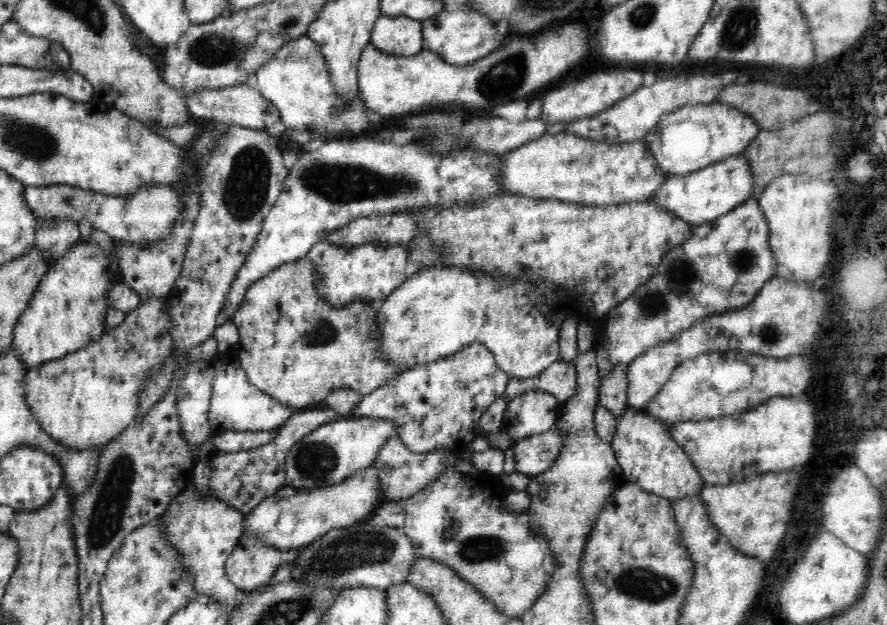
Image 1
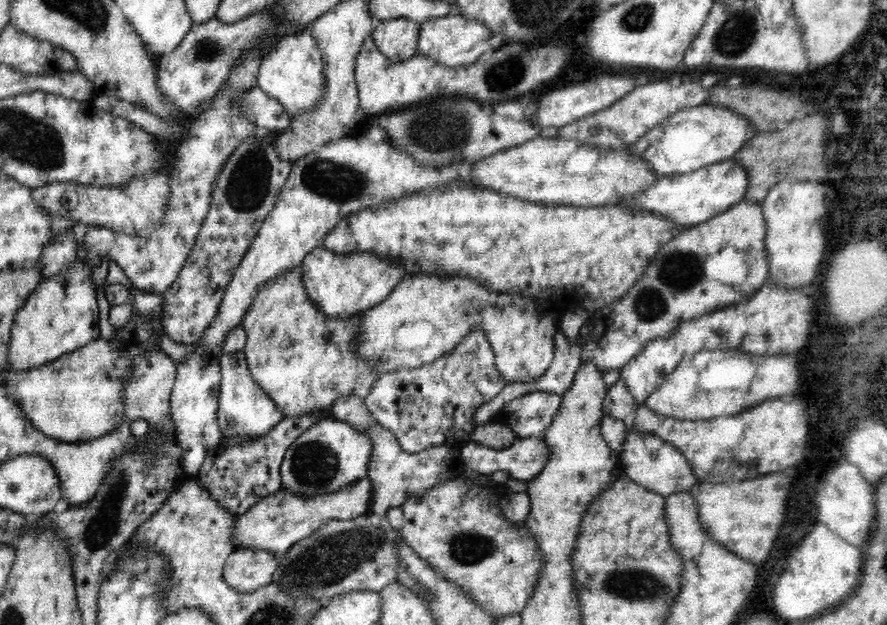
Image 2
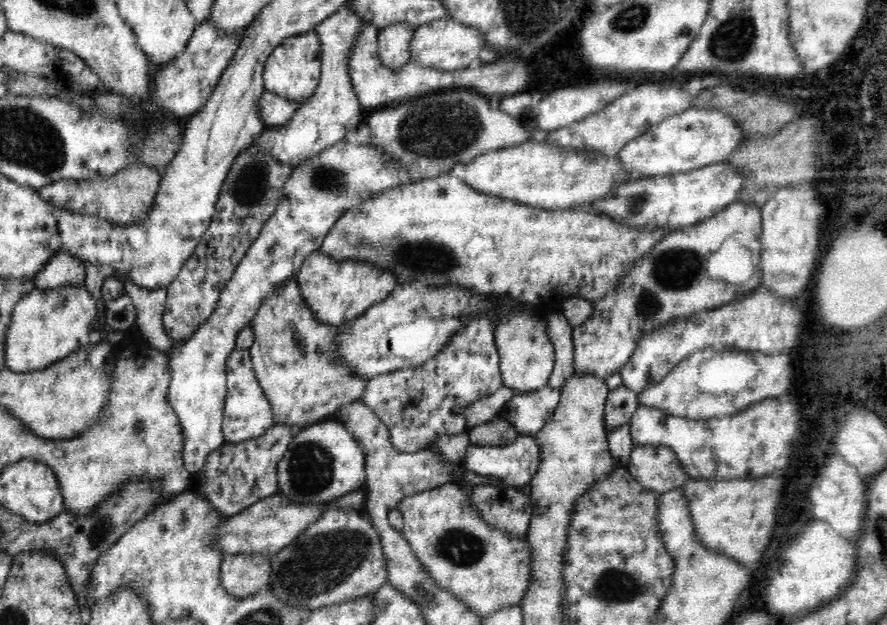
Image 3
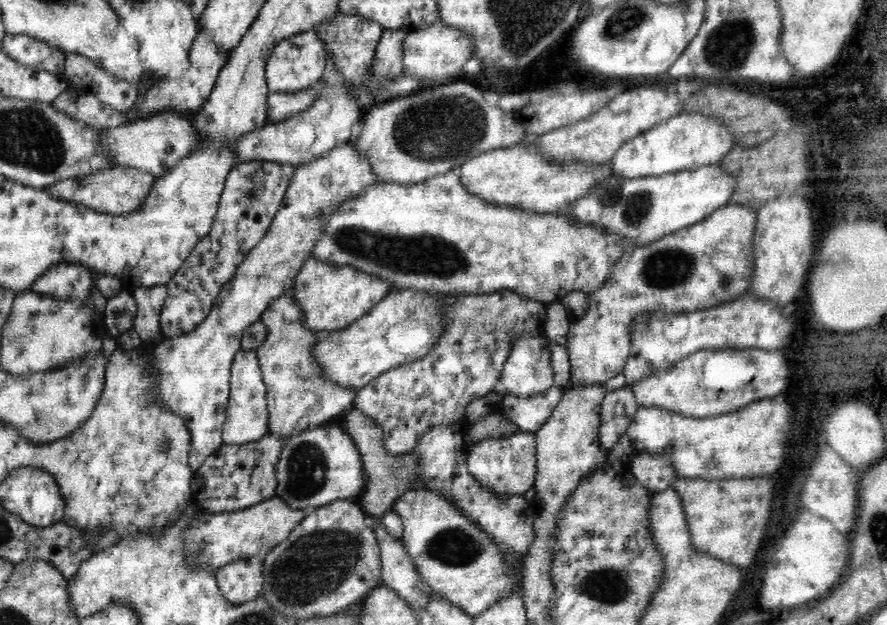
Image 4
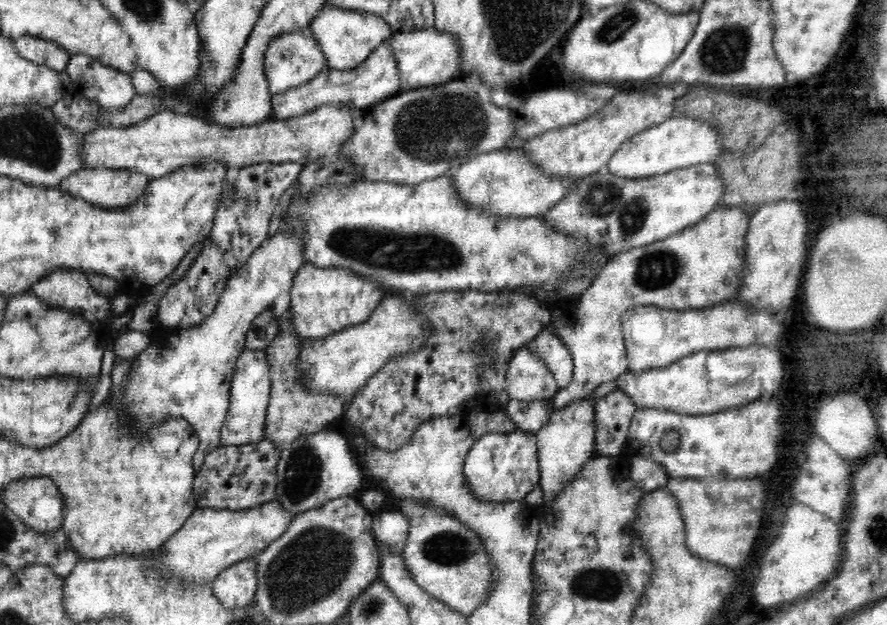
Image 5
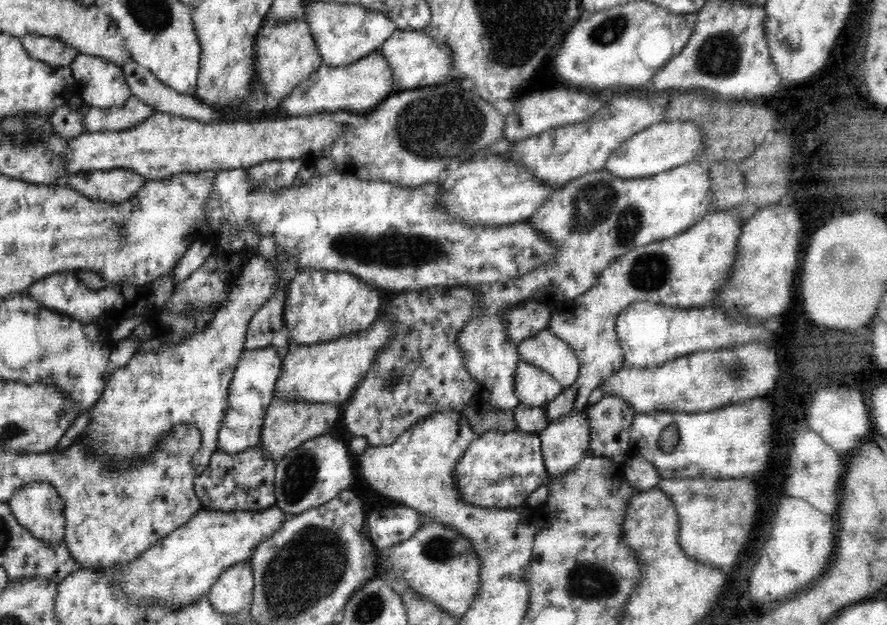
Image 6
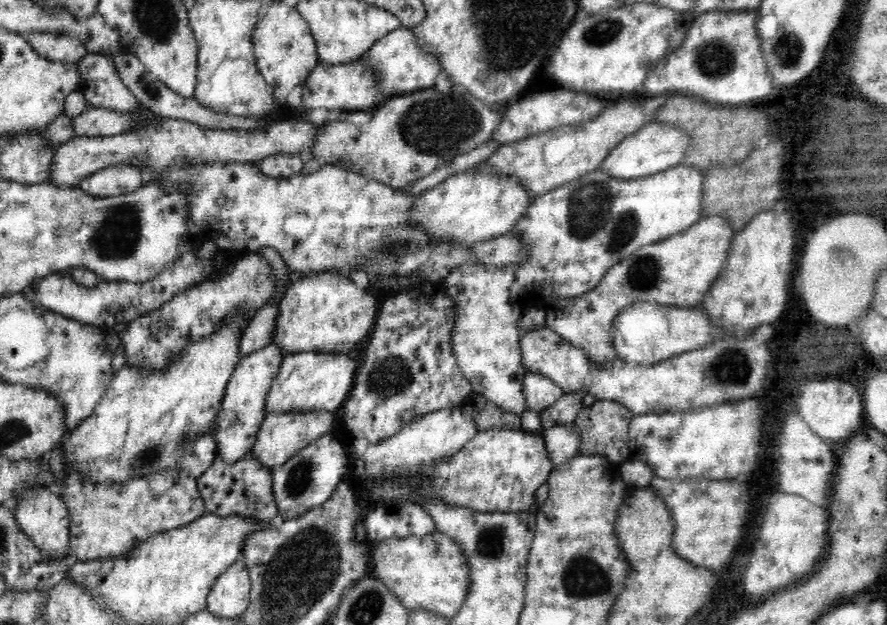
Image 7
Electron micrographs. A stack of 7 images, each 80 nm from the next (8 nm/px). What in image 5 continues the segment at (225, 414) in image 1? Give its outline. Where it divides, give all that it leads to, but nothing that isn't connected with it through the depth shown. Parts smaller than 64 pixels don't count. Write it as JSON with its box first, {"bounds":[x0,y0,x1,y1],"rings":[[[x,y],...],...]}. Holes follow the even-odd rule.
{"bounds":[221,349,271,446],"rings":[[[244,349],[234,368],[229,411],[221,430],[221,446],[260,442],[265,437],[265,418],[270,396],[271,381],[268,374],[268,361],[260,349]]]}

